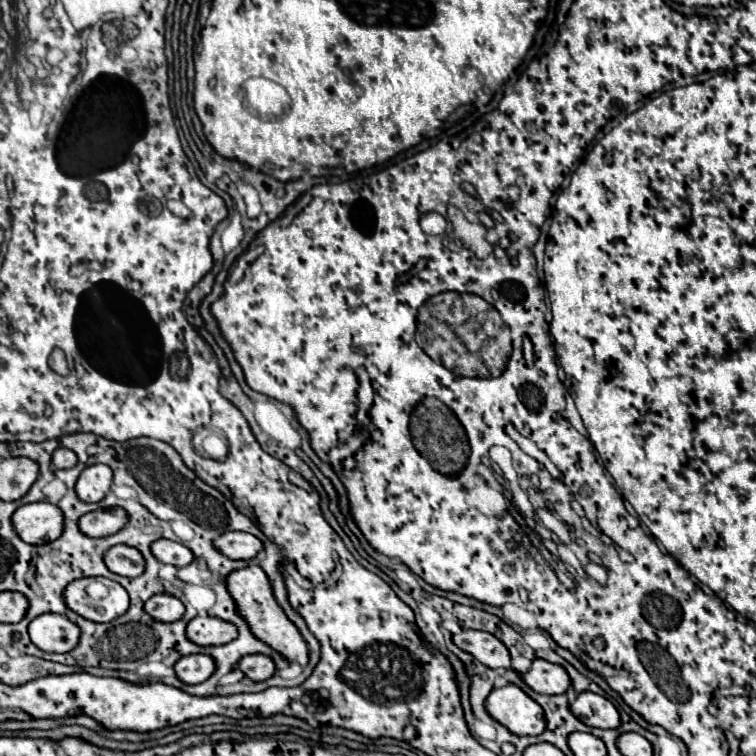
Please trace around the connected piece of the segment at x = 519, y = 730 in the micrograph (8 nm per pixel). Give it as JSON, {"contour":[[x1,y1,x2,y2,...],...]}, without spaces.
{"contour":[[516,685,492,689,486,699,486,711,492,719,518,737,540,735,546,729,544,711,540,705]]}

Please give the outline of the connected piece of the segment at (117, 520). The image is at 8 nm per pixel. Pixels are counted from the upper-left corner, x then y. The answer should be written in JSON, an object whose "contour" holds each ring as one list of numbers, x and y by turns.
{"contour":[[120,507,114,509,98,509,92,513,86,513,78,519,78,527,88,537,108,537,114,535,124,527,124,511]]}

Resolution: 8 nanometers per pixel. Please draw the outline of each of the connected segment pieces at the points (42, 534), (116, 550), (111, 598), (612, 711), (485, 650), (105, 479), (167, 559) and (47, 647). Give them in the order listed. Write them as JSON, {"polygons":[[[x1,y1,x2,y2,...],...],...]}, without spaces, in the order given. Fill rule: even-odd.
{"polygons":[[[38,501,18,507,12,515,12,525,24,543,44,545,60,537,64,529,64,515,56,505]],[[114,545,104,555,106,567,122,577,138,577,144,573,144,559,140,557,140,551,128,547,128,545]],[[106,577,76,579,66,585,62,597,64,597,64,603,68,605,68,609,72,609,74,613,78,613,84,619,94,621,94,623,108,623,108,621,124,615,128,609,126,589,120,583,110,581],[92,583,100,583,102,587,106,587,102,597,90,597,86,593,86,587]],[[578,693,578,697,570,703,570,711,588,727,616,729,620,725,620,715,616,707,596,693]],[[464,629,456,635,452,635,452,641,456,647,474,655,482,665,486,665,490,669,508,669,510,667,508,649,500,641,496,641,496,637,492,637,490,633]],[[108,465,86,467,76,481,76,495,84,503,98,503,110,491,112,469]],[[168,539,154,541,150,545,150,551,160,563,168,563,174,567,184,567,192,561,192,551,188,547,184,547,182,543,176,543,176,541,168,541]],[[44,613,30,621,28,635,40,651,66,653,68,649,76,647,80,629,66,617,60,617,56,613]]]}

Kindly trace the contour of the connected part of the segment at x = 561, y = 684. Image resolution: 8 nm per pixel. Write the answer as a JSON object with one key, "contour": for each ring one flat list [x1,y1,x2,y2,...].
{"contour":[[534,659,530,671,518,673,522,681,536,693,540,695,556,695,556,693,566,693,570,687,570,677,568,673,554,663,548,663,544,659]]}

